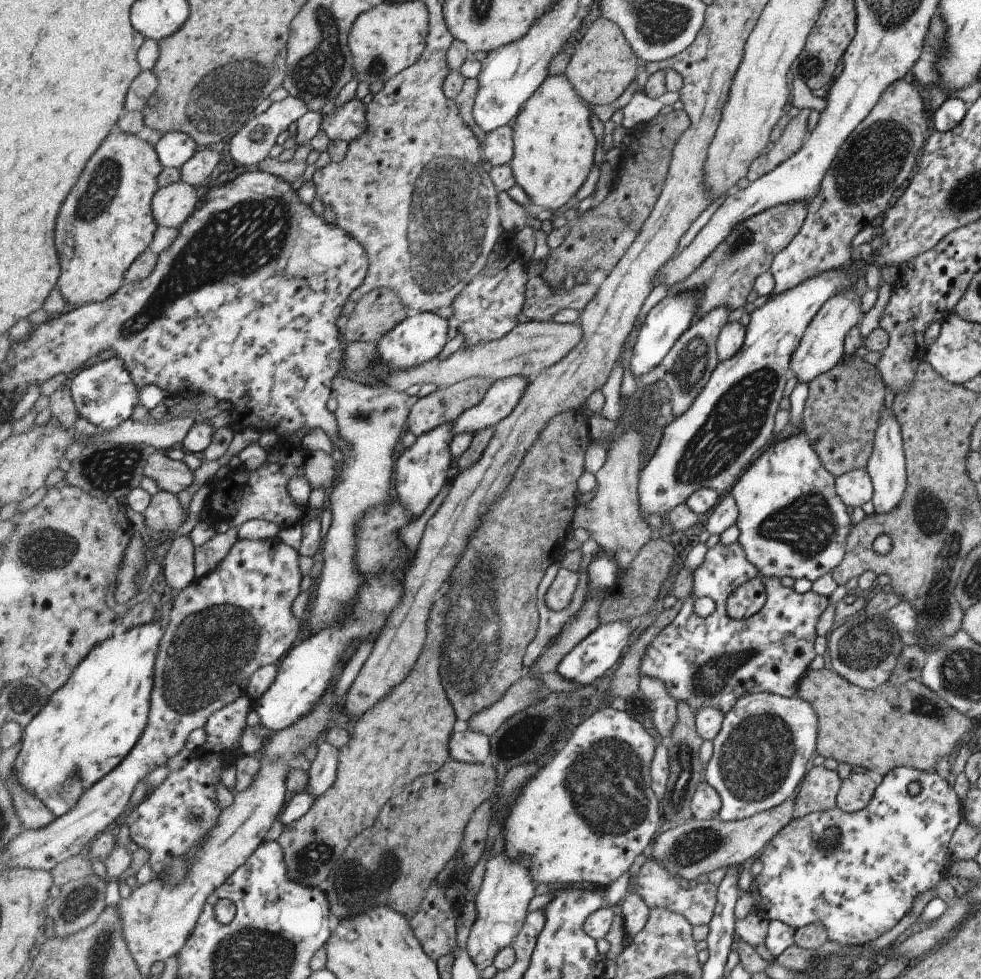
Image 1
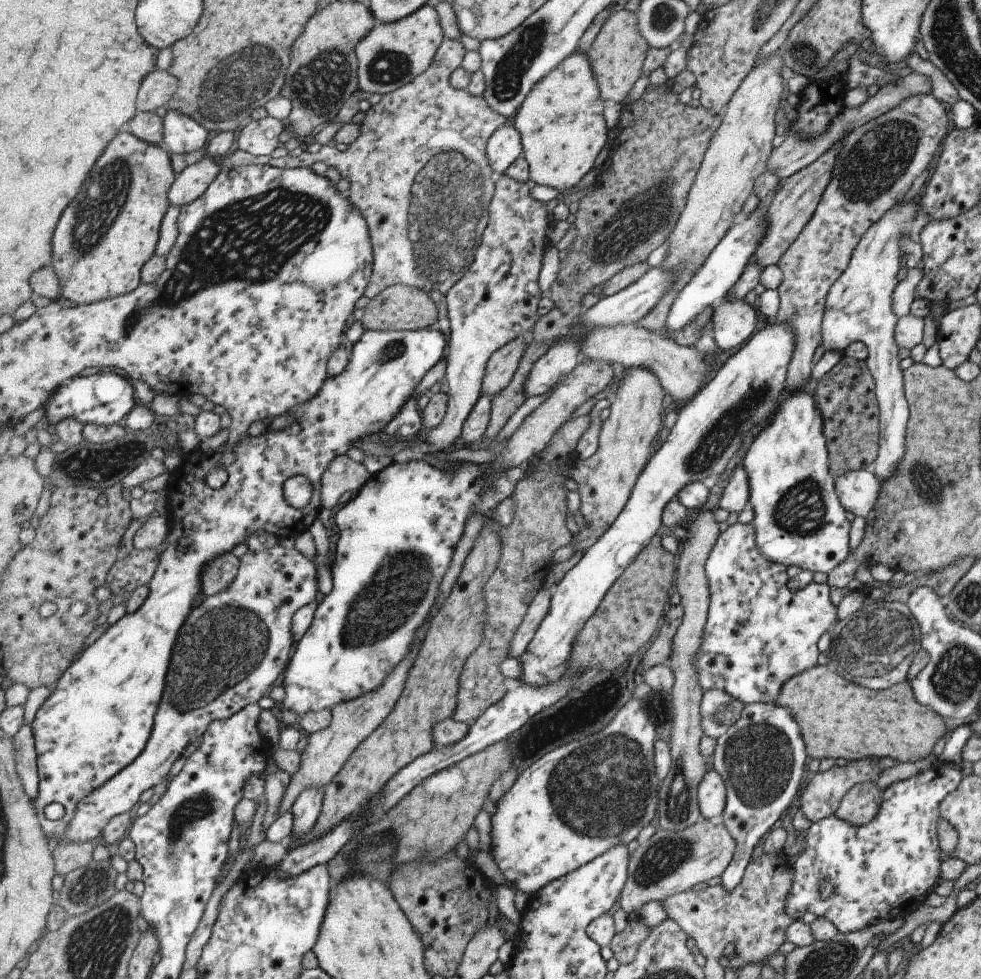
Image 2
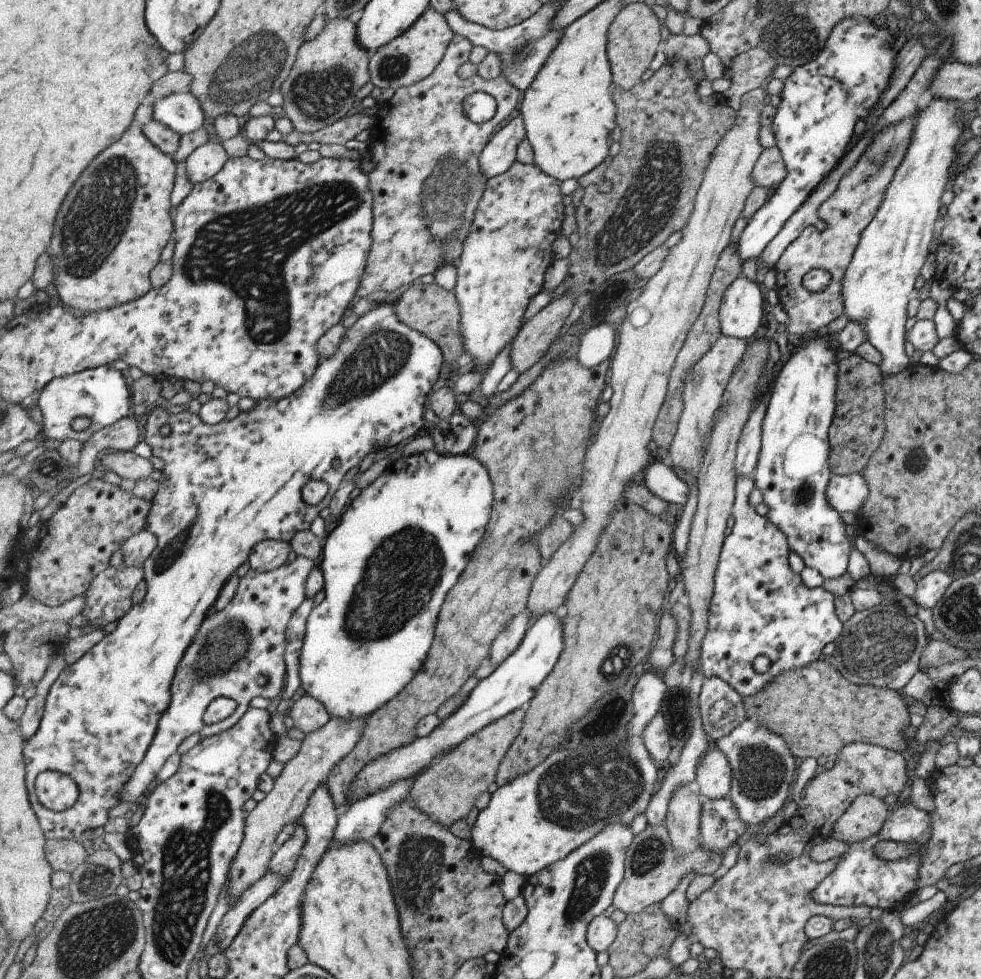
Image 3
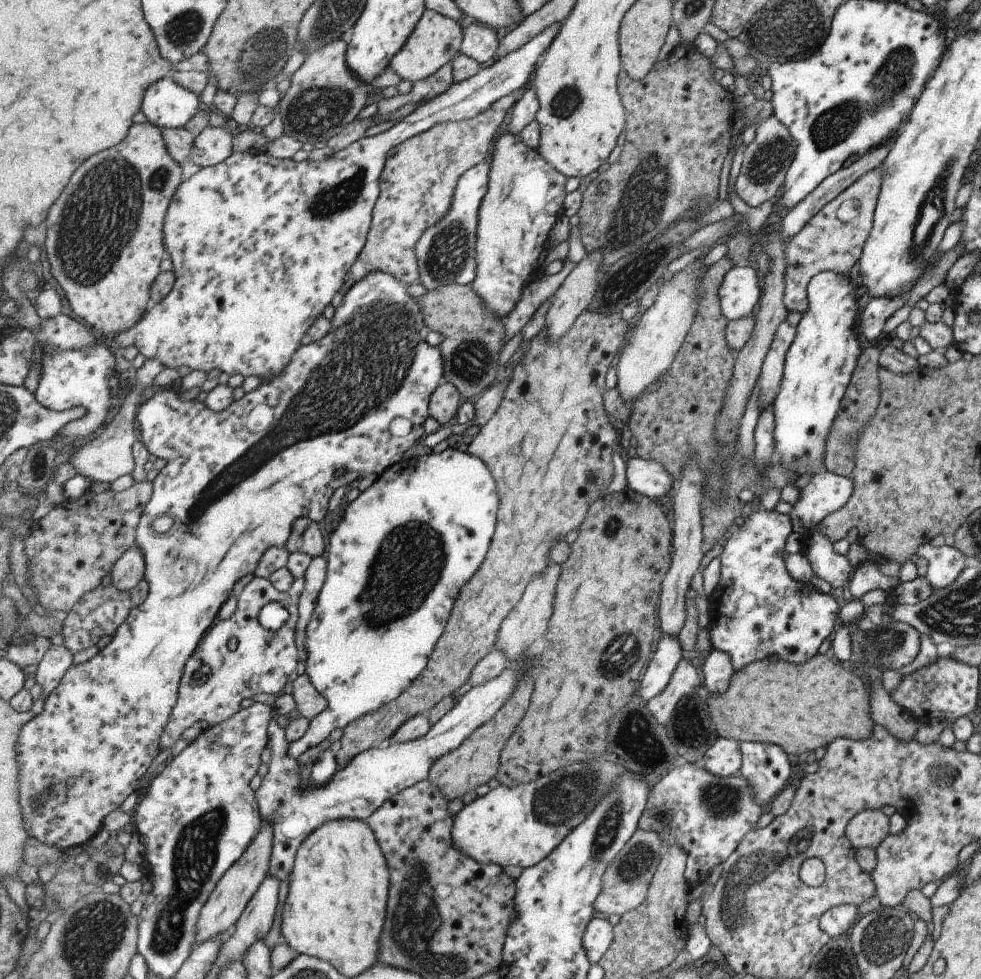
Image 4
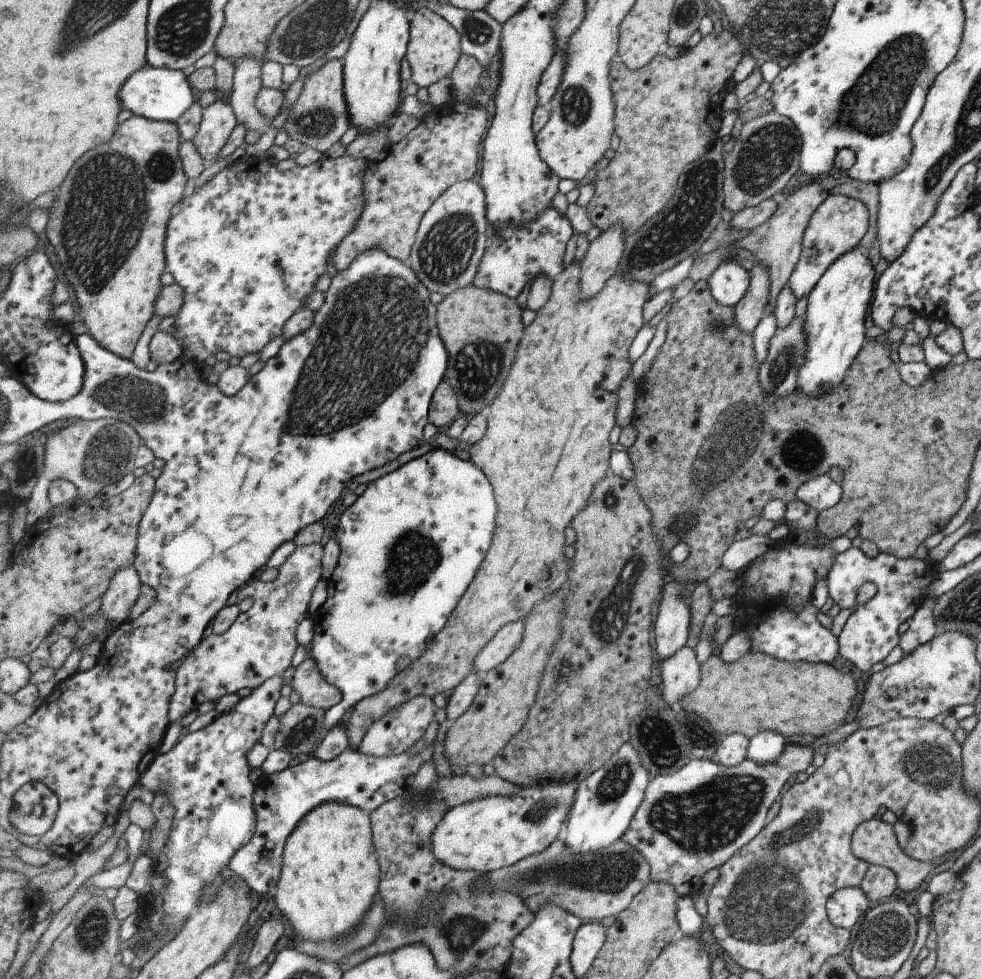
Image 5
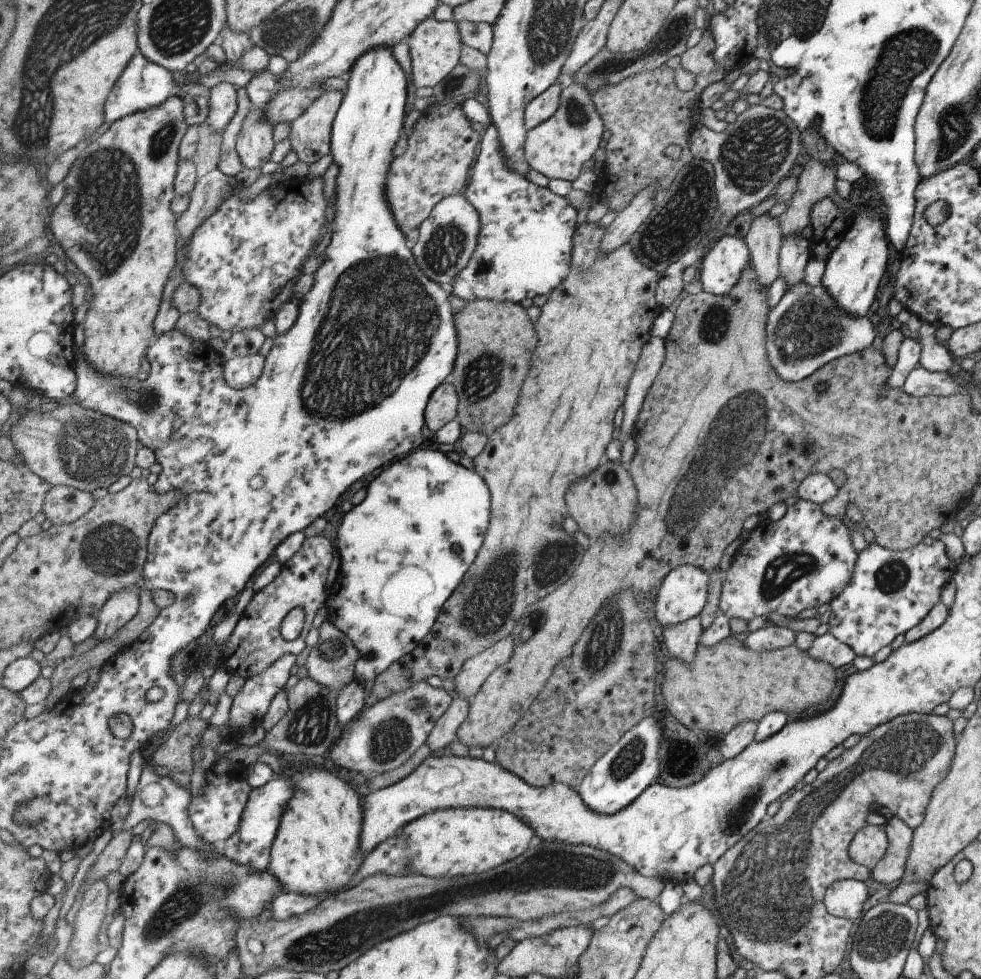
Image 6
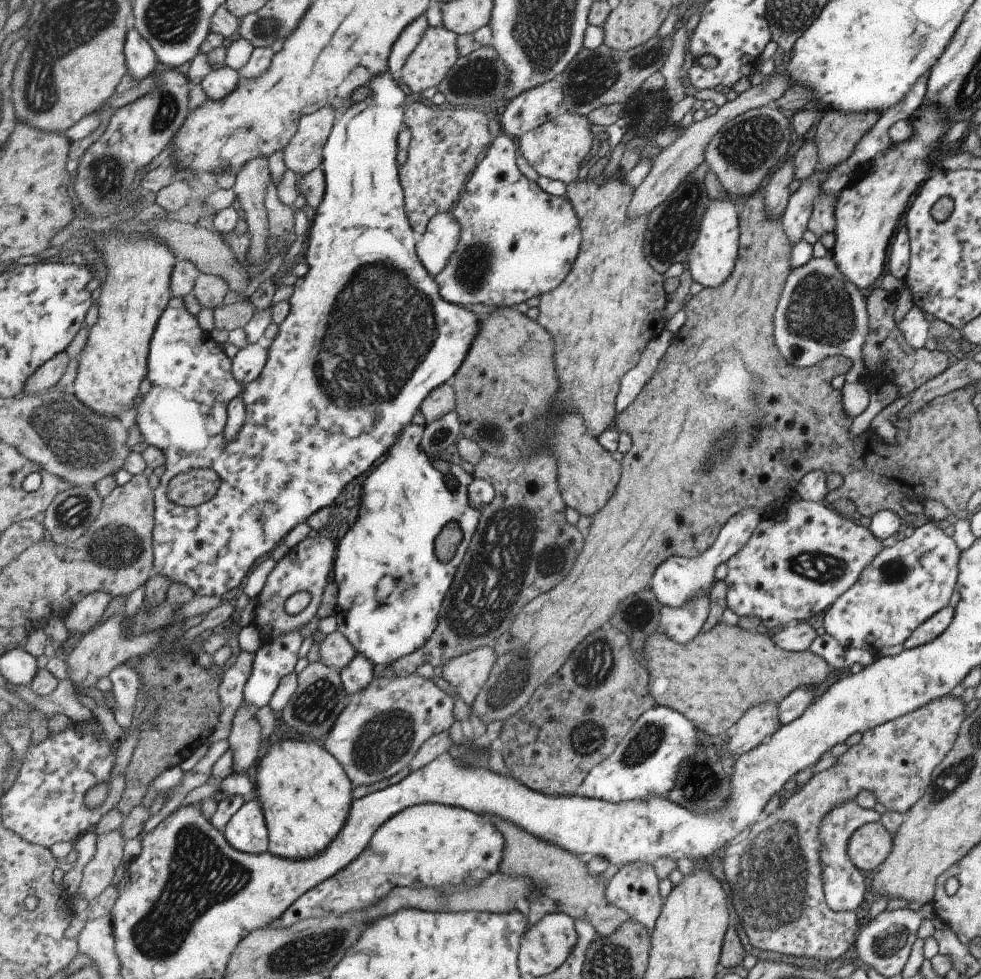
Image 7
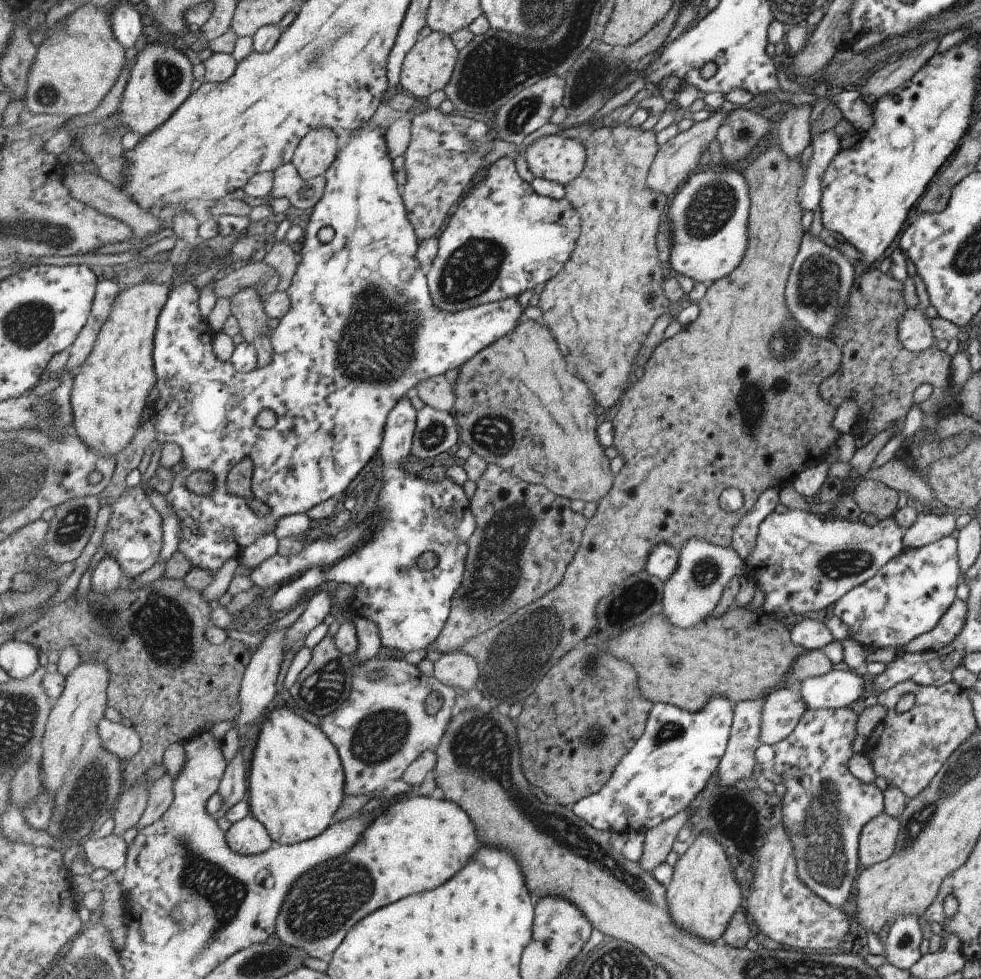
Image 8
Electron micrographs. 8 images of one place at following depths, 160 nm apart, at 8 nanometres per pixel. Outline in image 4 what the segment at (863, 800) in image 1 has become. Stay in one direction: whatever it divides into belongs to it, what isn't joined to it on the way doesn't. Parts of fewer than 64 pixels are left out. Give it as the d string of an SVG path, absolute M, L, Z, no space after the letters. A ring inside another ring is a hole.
M866 809L847 820L844 834L853 849L877 849L885 836L889 835L888 829L888 817L880 809Z

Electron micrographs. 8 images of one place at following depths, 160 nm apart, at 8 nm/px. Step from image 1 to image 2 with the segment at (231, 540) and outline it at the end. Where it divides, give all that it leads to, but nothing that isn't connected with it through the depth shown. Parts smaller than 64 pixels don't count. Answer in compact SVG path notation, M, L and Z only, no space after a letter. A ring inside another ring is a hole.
M231 553L221 555L209 563L202 574L202 598L212 597L227 590L239 574L240 565L241 559Z

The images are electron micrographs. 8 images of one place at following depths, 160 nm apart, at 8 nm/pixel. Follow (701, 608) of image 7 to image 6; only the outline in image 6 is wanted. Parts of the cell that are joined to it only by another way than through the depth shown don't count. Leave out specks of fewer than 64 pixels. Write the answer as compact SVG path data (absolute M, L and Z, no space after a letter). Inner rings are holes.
M701 615L677 626L665 626L662 641L664 653L679 658L685 664L693 664L703 632Z

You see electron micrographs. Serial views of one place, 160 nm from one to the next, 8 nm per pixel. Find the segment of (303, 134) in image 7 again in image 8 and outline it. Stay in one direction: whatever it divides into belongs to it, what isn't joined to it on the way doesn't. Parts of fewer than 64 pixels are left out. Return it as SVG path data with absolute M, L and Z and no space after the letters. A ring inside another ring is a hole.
M322 127L309 131L301 141L292 163L299 174L309 180L325 175L337 160L339 140L333 129Z

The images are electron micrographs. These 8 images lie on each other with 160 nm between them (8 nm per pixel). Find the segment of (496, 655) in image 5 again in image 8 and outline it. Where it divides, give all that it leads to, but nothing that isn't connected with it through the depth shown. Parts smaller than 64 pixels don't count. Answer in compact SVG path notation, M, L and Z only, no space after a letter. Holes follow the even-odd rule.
M461 652L442 654L434 662L433 674L460 693L477 689L477 684L482 677L477 659Z

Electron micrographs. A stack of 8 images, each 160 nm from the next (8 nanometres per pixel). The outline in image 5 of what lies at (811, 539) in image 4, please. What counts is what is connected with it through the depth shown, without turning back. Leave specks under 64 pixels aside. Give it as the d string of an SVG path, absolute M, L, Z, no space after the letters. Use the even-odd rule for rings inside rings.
M850 547L844 552L837 553L829 573L825 578L827 583L827 592L829 602L833 602L840 609L851 610L853 612L845 624L841 628L841 632L837 638L837 656L851 664L855 665L861 672L871 672L873 664L882 662L887 654L898 644L899 632L898 628L905 620L910 620L915 613L917 606L925 599L925 592L927 586L933 582L933 578L939 573L938 565L935 563L928 563L927 561L917 560L917 558L895 558L889 556L888 553L879 551L875 558L867 558L859 548ZM864 582L870 582L877 590L876 595L868 600L864 605L860 605L861 601L858 599L858 594L863 587Z

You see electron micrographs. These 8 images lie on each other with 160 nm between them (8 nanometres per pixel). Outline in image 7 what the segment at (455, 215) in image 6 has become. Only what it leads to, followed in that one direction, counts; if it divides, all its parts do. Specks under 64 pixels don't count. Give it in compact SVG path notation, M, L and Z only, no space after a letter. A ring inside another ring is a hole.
M441 213L432 218L427 232L419 237L418 255L435 278L448 265L460 243L462 226L451 213Z

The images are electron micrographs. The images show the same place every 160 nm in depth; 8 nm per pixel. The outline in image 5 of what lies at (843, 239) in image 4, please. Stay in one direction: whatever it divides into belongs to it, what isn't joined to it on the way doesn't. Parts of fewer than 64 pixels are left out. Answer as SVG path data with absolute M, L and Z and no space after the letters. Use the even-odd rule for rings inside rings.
M831 194L821 201L807 220L807 226L801 236L799 258L788 278L787 286L789 286L789 292L795 296L795 300L809 294L824 270L827 270L845 252L858 246L859 240L867 232L868 224L867 208L863 202L855 198L843 194Z

